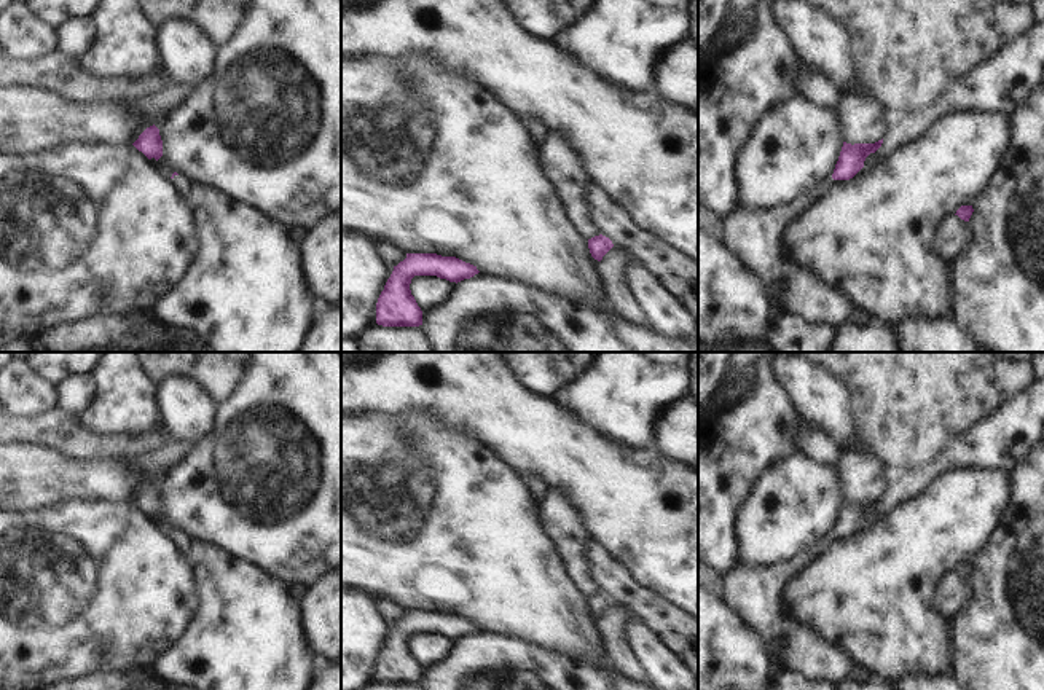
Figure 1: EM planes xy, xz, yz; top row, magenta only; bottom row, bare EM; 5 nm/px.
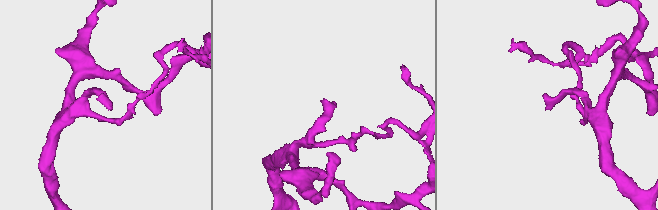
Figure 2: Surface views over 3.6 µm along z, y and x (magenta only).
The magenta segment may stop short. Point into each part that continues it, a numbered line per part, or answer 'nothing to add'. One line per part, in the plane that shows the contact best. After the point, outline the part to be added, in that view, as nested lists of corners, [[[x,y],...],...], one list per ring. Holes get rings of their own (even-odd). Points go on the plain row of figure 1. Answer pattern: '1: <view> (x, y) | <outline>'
1: xy (182, 541) | [[[174,532],[172,540],[177,543],[177,547],[186,555],[190,556],[191,550],[193,550],[193,542],[180,532]]]

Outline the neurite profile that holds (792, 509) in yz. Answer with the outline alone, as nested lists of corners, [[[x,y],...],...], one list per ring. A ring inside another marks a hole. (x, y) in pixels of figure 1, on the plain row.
[[[802,453],[776,462],[765,472],[736,515],[735,569],[770,569],[800,559],[822,545],[832,535],[843,499],[835,467],[816,464]]]

